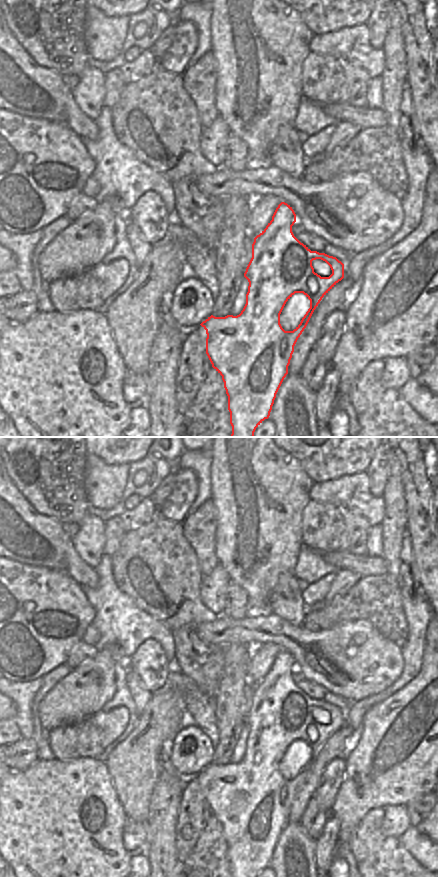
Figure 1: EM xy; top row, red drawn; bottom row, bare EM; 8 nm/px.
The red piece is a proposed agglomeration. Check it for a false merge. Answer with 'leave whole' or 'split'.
leave whole

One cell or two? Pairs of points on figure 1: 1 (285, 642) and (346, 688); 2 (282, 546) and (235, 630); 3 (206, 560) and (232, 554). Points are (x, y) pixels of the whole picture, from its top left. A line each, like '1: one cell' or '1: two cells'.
1: one cell
2: two cells
3: two cells

